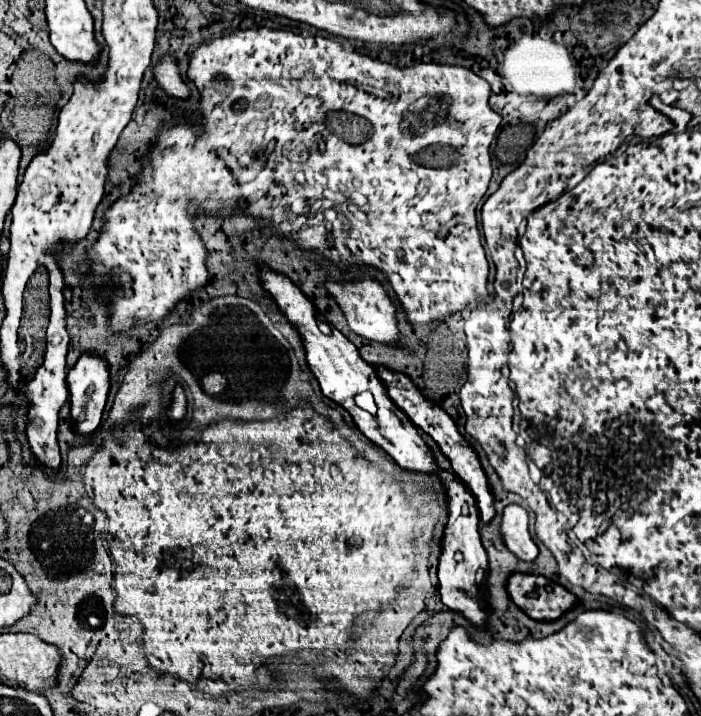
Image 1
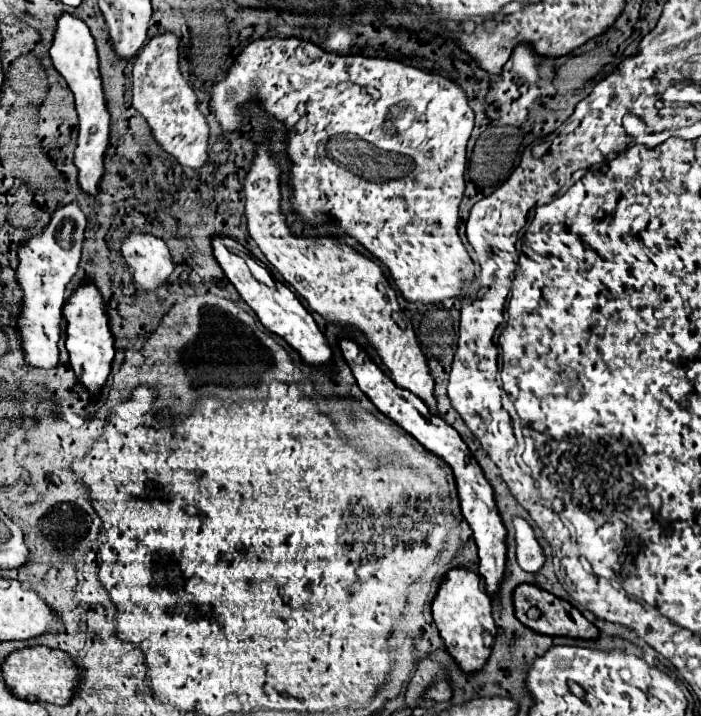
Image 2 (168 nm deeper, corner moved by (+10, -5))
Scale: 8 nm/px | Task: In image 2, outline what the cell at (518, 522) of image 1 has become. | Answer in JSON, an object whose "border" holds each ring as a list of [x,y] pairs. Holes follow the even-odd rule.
{"border":[[[514,517],[512,525],[514,525],[514,539],[516,539],[516,561],[524,571],[536,573],[544,565],[542,547],[534,537],[532,527],[522,517]]]}

